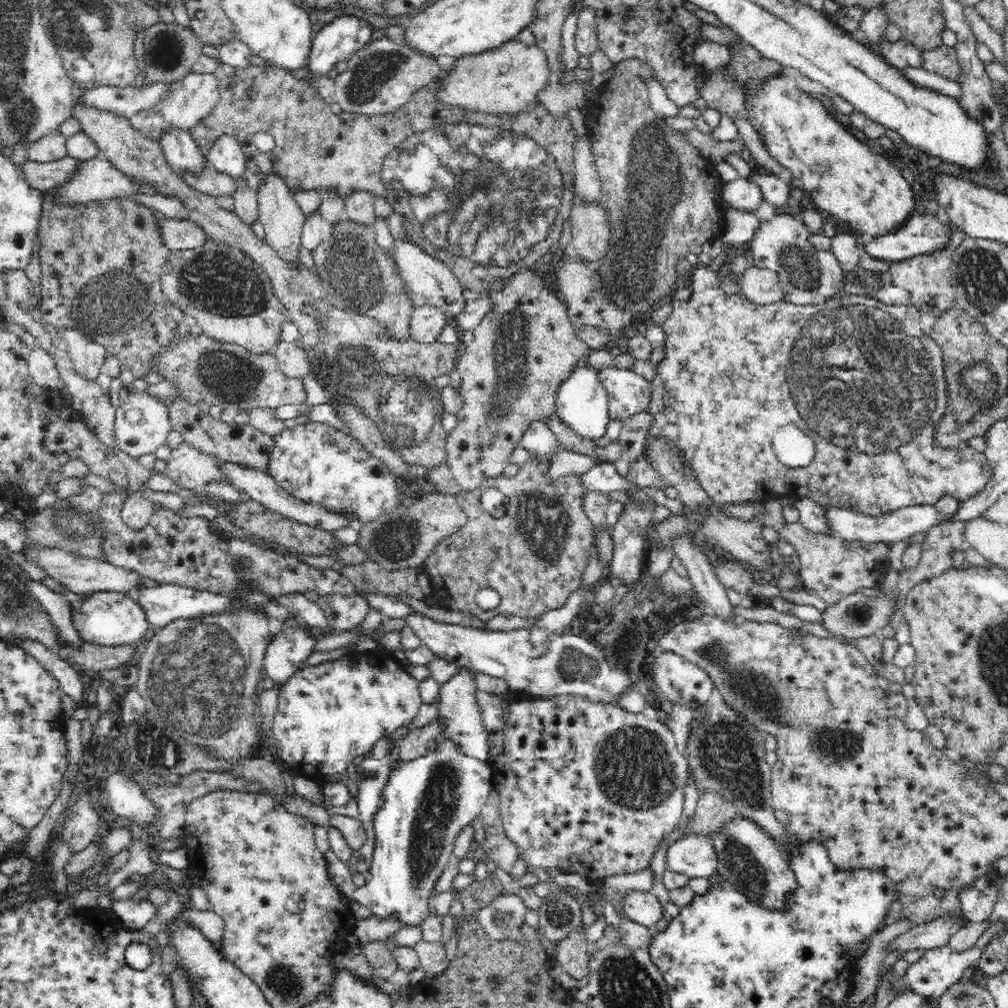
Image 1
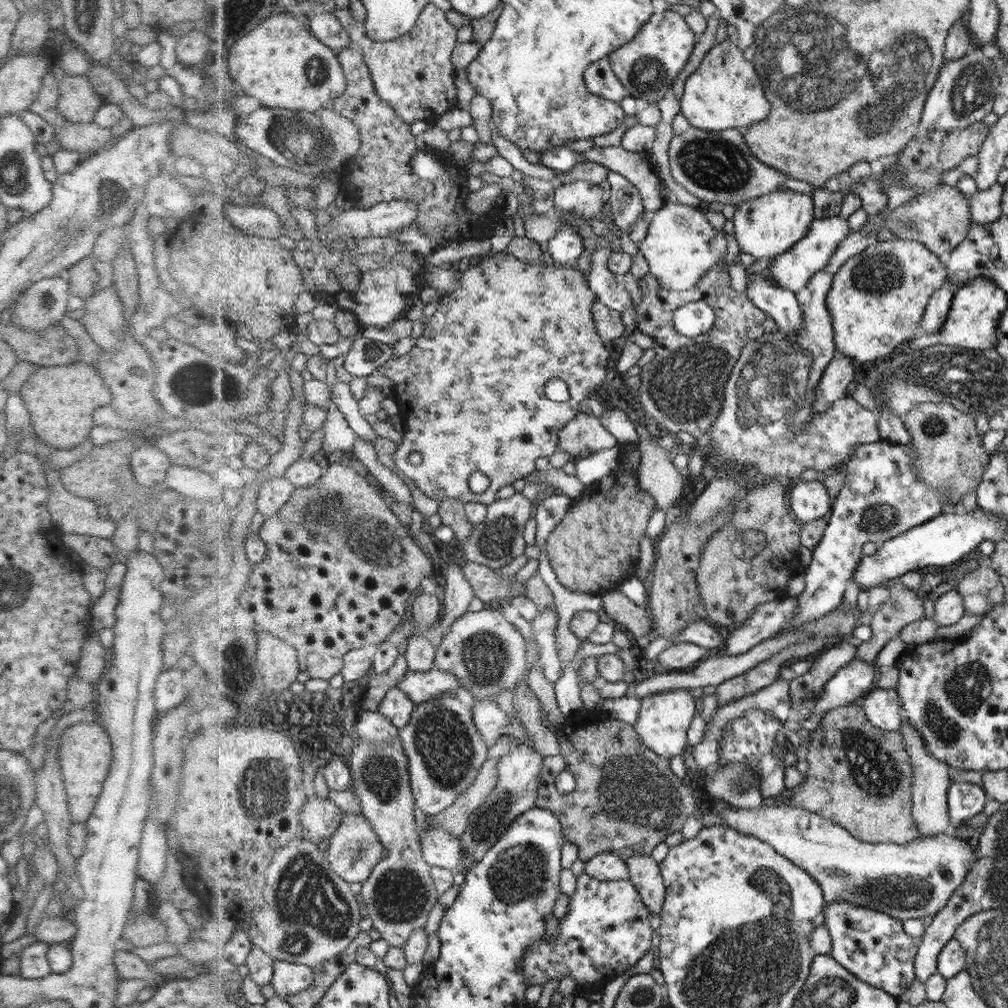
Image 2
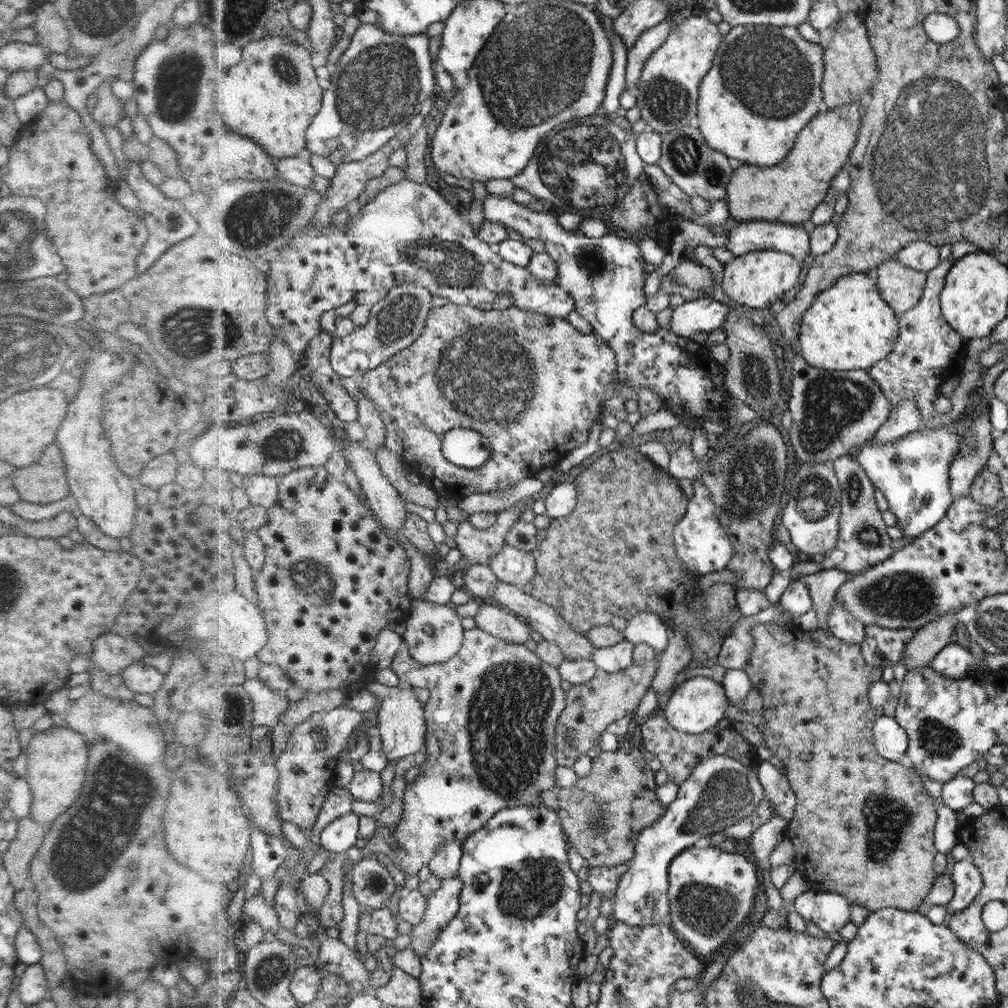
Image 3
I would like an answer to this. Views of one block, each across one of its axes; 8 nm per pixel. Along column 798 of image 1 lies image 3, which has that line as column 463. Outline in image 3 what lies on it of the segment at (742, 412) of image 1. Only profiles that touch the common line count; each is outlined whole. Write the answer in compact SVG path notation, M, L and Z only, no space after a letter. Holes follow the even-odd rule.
M434 296L432 298L432 307L433 309L423 336L406 351L400 352L400 354L386 362L386 364L382 364L382 366L367 373L359 380L359 397L372 398L376 402L384 422L387 424L387 445L393 451L396 451L406 465L411 468L411 471L414 471L416 474L420 475L422 470L424 470L424 468L417 468L418 466L436 466L436 468L430 468L430 474L432 476L442 476L442 480L433 484L426 484L426 487L434 488L440 496L446 498L454 497L459 501L465 496L476 493L501 494L501 492L505 492L512 485L518 485L520 481L524 481L526 478L537 476L543 469L552 466L552 464L564 458L566 454L572 452L574 448L587 442L588 436L590 436L590 428L594 426L594 422L596 422L596 418L600 414L600 402L607 400L606 384L610 382L610 374L614 374L614 371L617 371L617 356L614 355L613 348L610 348L609 344L602 337L581 334L580 331L572 327L572 324L566 318L548 316L547 314L522 310L514 306L510 306L507 309L493 307L479 308L470 305L459 305L450 302L448 298ZM455 428L475 430L488 437L492 455L487 462L484 462L482 467L478 469L461 468L453 464L445 455L444 443L446 435Z

